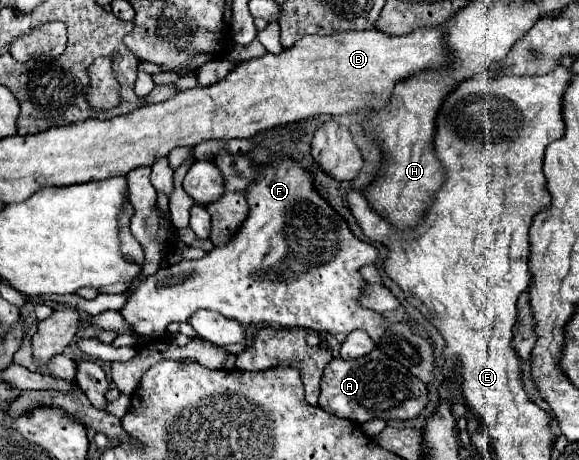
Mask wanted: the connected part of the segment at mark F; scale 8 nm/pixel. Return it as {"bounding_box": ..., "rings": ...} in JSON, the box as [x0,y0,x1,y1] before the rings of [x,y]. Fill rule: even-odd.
{"bounding_box":[119,159,385,341],"rings":[[[289,159],[265,165],[259,179],[247,189],[247,203],[251,209],[249,217],[229,243],[213,249],[203,259],[179,261],[167,269],[159,269],[155,275],[143,279],[135,291],[129,291],[127,303],[119,313],[131,329],[139,335],[163,337],[169,323],[187,321],[197,309],[211,309],[243,325],[303,327],[333,335],[347,335],[355,329],[363,329],[371,339],[379,341],[385,325],[379,313],[359,305],[359,295],[367,283],[357,273],[359,267],[377,261],[377,249],[359,241],[349,231],[345,219],[341,219],[331,205],[317,195],[311,175]]]}

